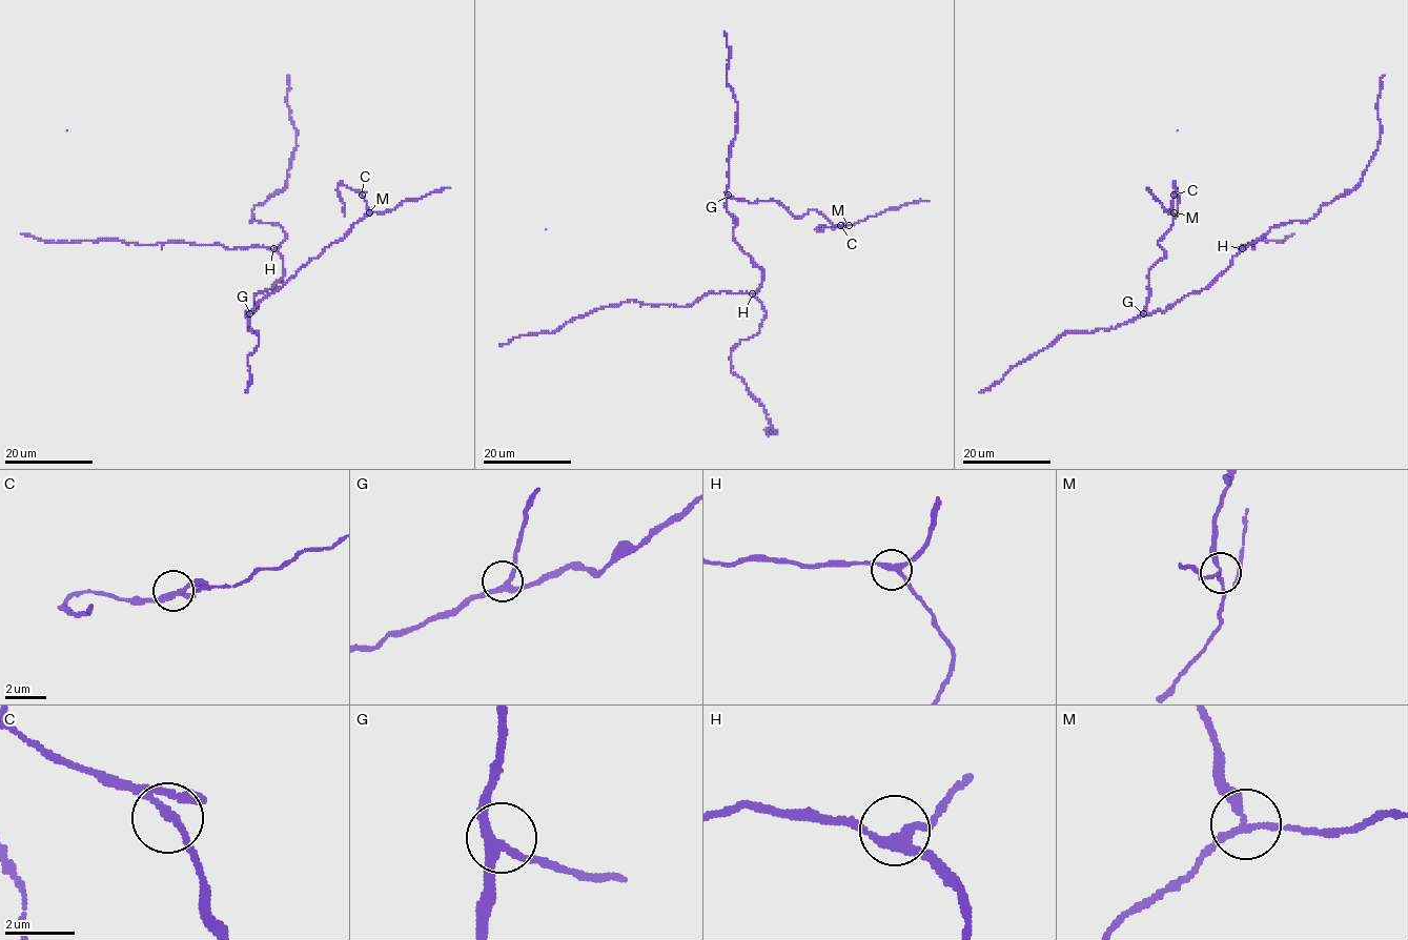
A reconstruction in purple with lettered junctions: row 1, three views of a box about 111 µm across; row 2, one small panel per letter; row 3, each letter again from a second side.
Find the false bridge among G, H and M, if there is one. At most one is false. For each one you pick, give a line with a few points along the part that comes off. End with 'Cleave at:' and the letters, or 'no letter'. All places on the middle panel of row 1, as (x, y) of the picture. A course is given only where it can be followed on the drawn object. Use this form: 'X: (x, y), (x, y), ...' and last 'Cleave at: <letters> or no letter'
M: (848, 225), (822, 227)
Cleave at: M

